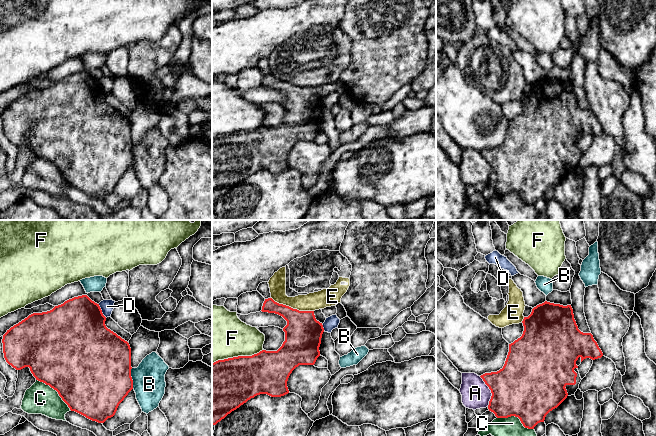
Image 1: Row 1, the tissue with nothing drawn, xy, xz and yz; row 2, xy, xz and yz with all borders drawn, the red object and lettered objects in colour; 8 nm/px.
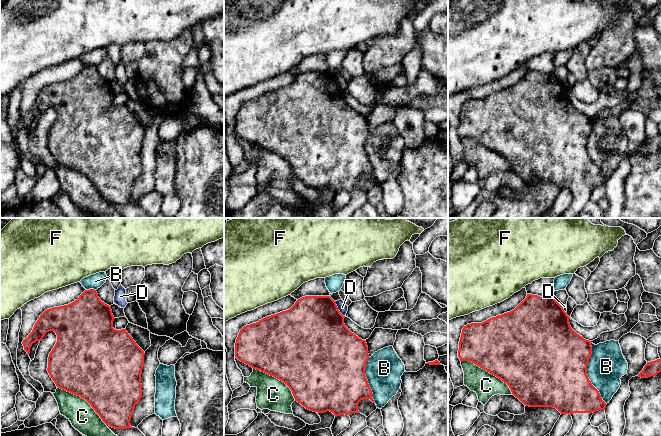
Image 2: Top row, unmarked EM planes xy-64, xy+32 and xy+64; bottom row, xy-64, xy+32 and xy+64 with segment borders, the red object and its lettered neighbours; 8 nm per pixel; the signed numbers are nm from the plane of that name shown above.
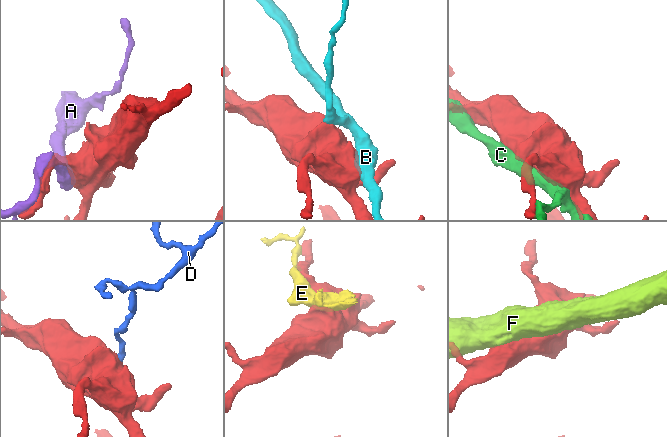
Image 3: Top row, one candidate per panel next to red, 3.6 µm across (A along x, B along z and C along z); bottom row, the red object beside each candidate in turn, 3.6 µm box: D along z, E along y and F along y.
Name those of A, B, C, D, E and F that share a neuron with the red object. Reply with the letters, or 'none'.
none

